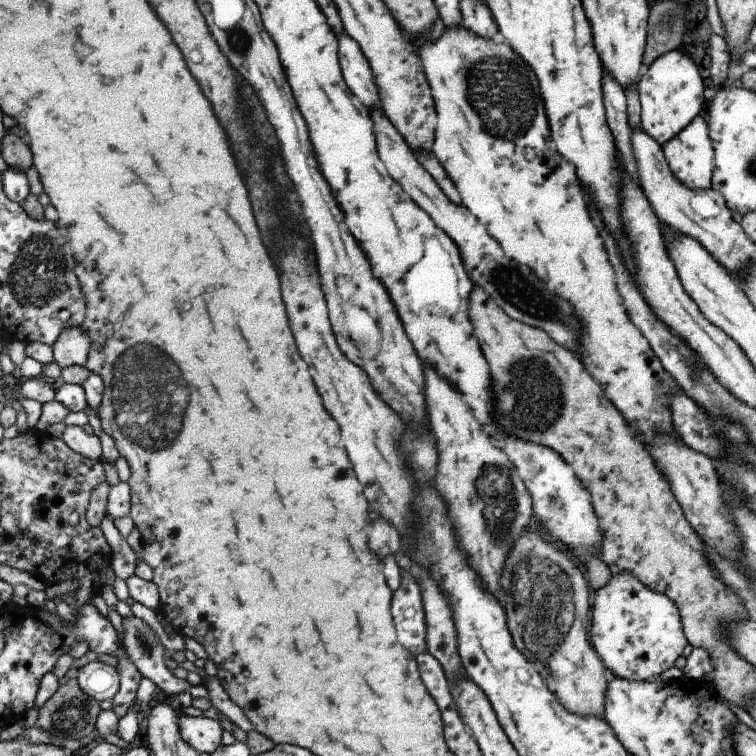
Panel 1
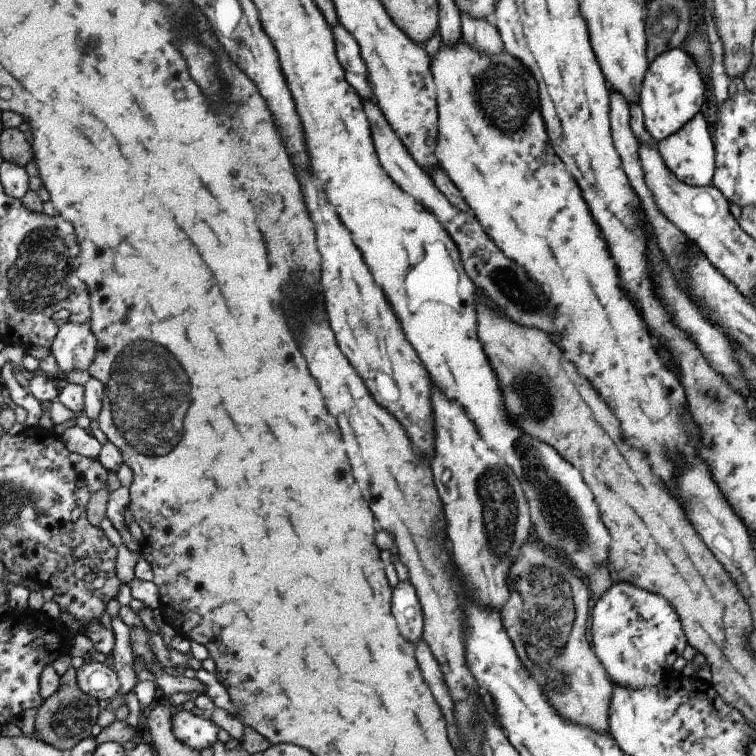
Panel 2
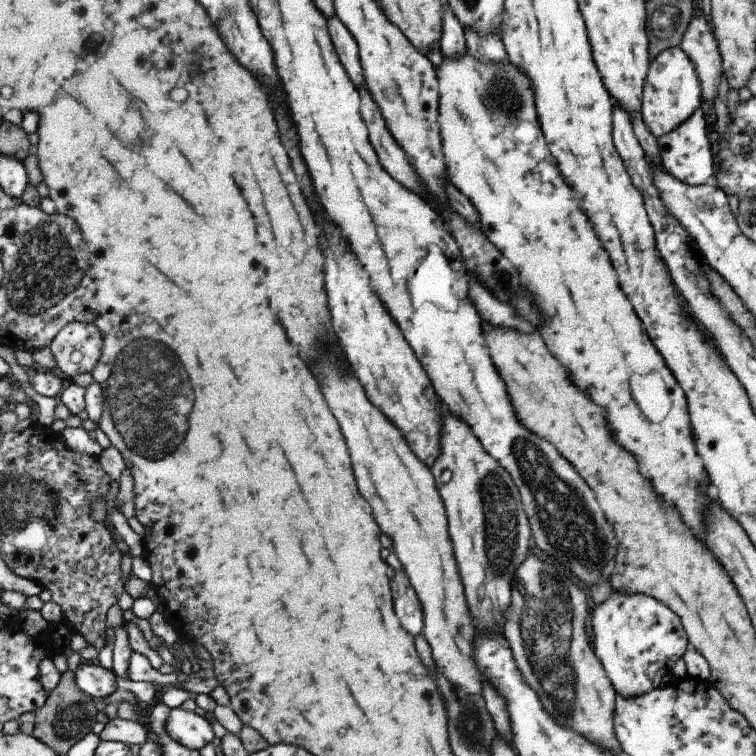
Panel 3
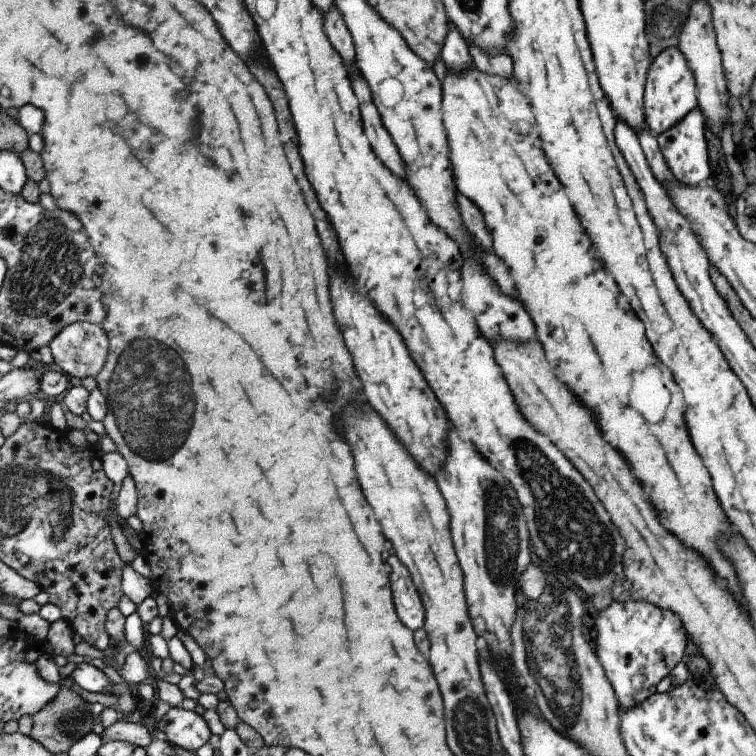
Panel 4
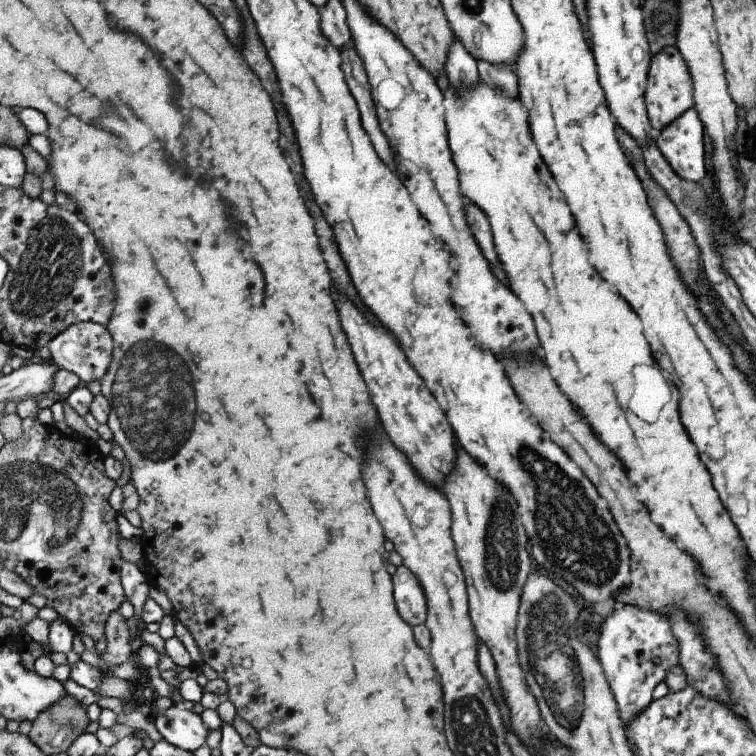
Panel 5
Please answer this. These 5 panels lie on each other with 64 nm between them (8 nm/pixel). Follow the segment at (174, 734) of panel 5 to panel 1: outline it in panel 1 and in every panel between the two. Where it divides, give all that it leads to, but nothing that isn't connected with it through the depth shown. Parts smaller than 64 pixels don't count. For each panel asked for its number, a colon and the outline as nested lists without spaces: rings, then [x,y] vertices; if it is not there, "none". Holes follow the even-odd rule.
1: [[[181,716],[181,734],[191,744],[197,748],[201,754],[215,754],[221,748],[221,738],[223,738],[223,726],[217,720],[211,720],[207,716],[201,718],[191,718],[191,716]]]
2: [[[179,710],[175,714],[175,736],[195,750],[215,748],[219,742],[219,726],[209,716],[195,716],[191,712]]]
3: [[[173,708],[171,712],[173,714],[167,720],[167,732],[169,732],[169,736],[173,736],[173,740],[177,740],[179,744],[183,744],[183,746],[187,746],[191,750],[203,750],[205,746],[215,742],[213,726],[211,726],[211,722],[205,716],[197,716],[195,712],[185,712],[183,708]]]
4: [[[181,706],[171,708],[171,712],[161,718],[157,732],[175,748],[185,748],[189,752],[199,752],[213,738],[205,718],[197,712],[183,710]]]

